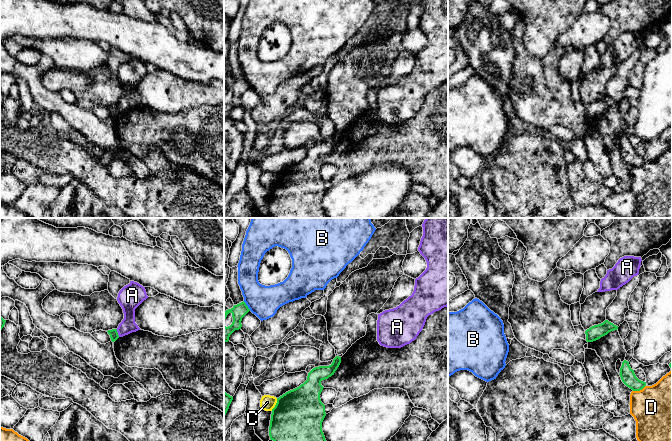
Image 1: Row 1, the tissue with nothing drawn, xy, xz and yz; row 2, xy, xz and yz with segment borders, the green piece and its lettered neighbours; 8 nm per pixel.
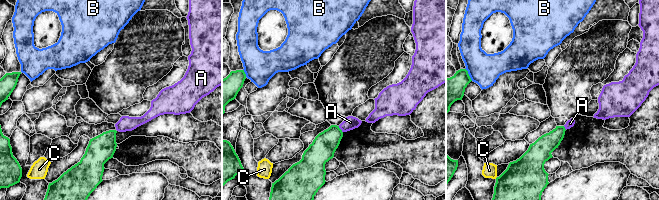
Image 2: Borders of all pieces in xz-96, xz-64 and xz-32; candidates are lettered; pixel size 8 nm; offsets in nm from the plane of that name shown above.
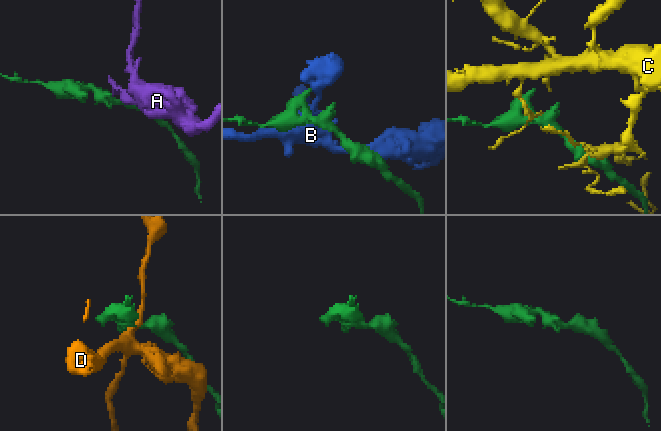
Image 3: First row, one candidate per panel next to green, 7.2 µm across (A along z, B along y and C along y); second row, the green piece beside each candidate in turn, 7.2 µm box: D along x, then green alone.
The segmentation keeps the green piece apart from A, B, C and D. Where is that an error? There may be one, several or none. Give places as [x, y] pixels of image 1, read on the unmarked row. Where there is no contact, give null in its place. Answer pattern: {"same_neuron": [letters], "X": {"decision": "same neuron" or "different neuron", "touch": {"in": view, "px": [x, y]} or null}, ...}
{"same_neuron": [], "A": {"decision": "different neuron", "touch": {"in": "xy", "px": [117, 109]}}, "B": {"decision": "different neuron", "touch": {"in": "xz", "px": [247, 82]}}, "C": {"decision": "different neuron", "touch": {"in": "xz", "px": [276, 180]}}, "D": {"decision": "different neuron", "touch": {"in": "yz", "px": [639, 166]}}}

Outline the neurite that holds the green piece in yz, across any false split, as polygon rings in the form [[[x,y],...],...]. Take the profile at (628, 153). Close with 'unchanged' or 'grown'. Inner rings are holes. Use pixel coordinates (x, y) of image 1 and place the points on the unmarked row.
[[[624,136],[620,144],[620,153],[622,158],[633,167],[640,167],[646,162],[646,158],[639,156],[629,138]]] | unchanged

